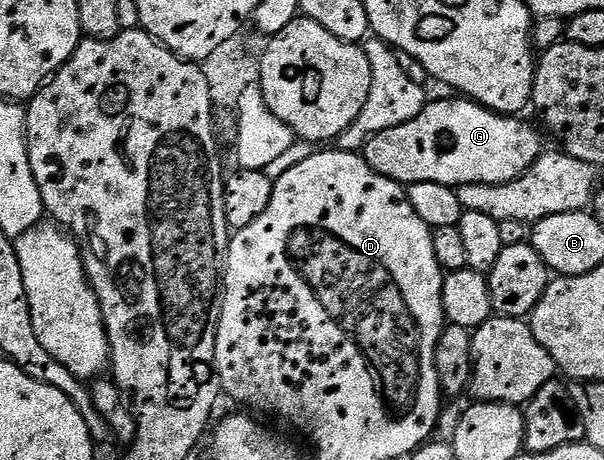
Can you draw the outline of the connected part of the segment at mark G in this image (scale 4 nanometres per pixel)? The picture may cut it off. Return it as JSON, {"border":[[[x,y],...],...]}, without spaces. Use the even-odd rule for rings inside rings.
{"border":[[[470,98],[455,99],[459,100],[432,99],[423,107],[421,114],[417,114],[417,118],[409,118],[409,122],[401,122],[389,130],[368,136],[367,144],[361,150],[365,163],[377,174],[404,186],[417,182],[437,182],[458,190],[470,184],[513,182],[525,175],[535,165],[536,158],[543,155],[545,145],[539,141],[538,130],[519,120],[523,118],[515,114],[492,112]]]}

